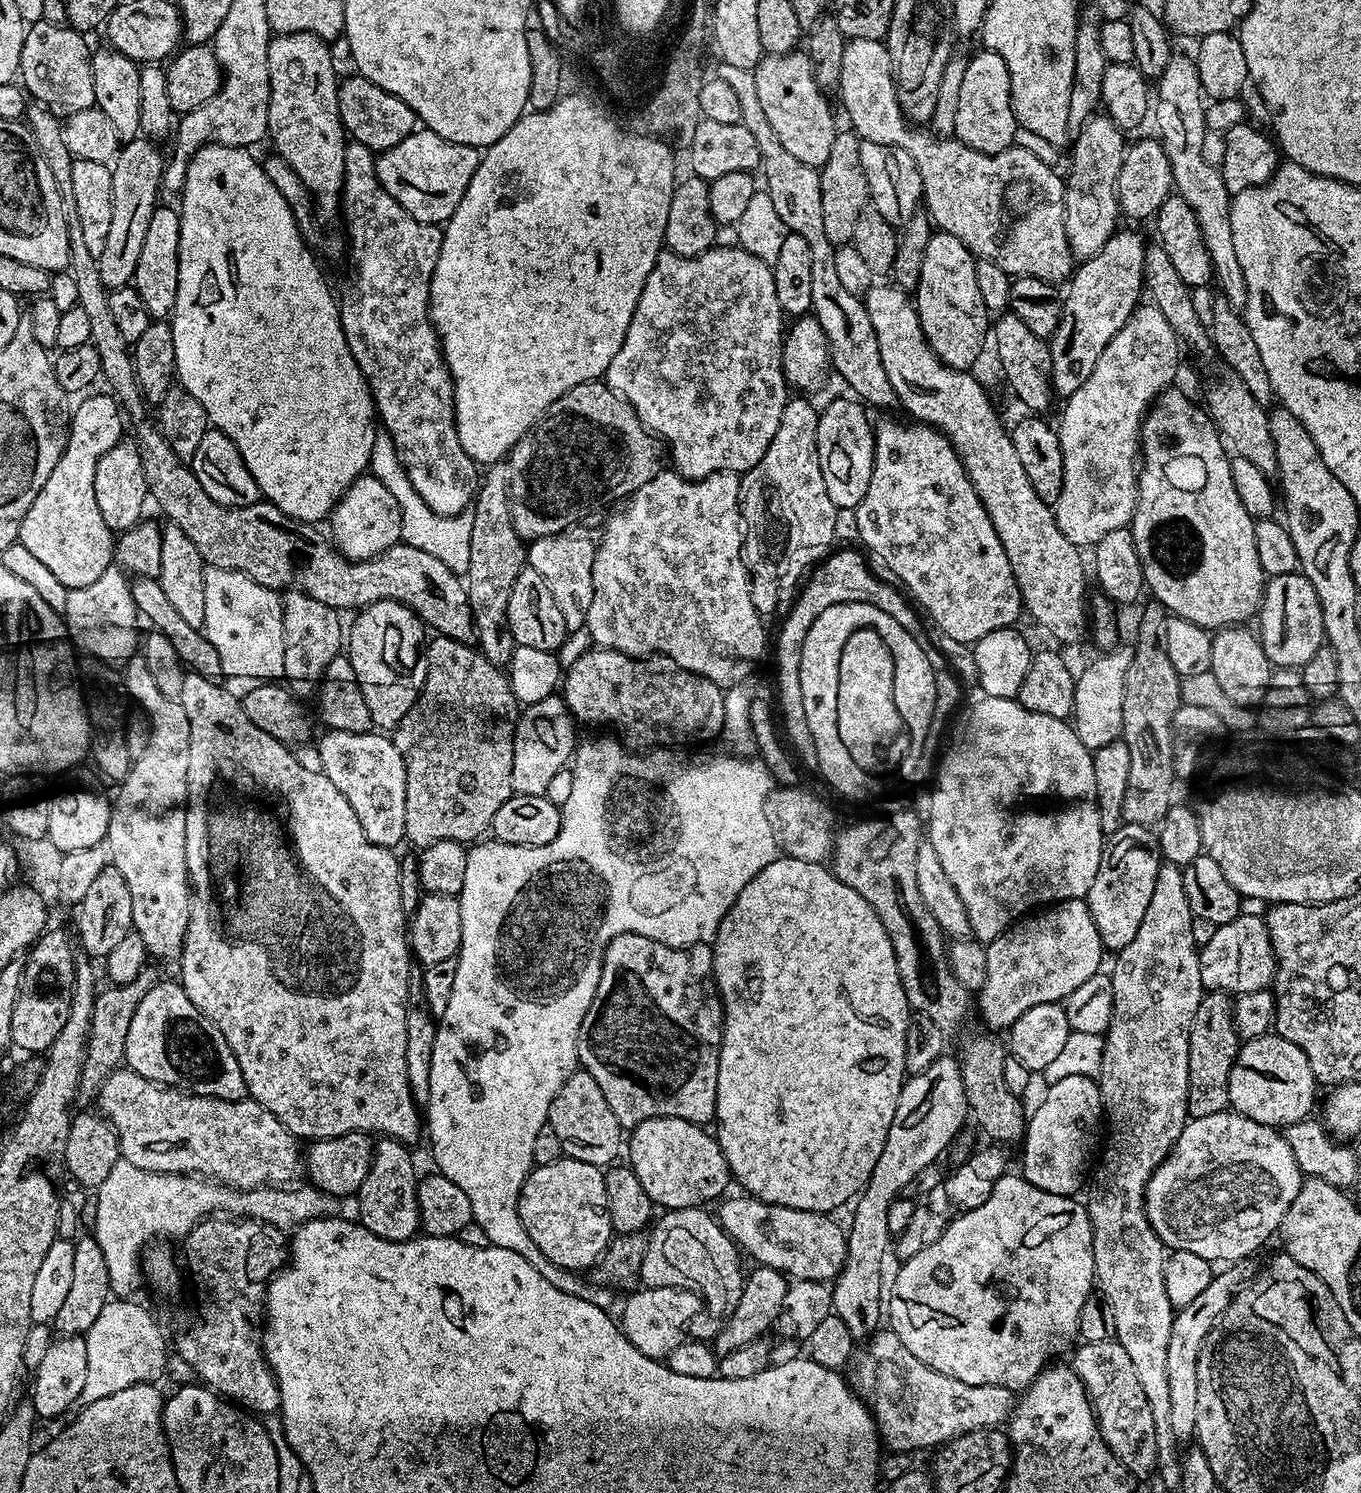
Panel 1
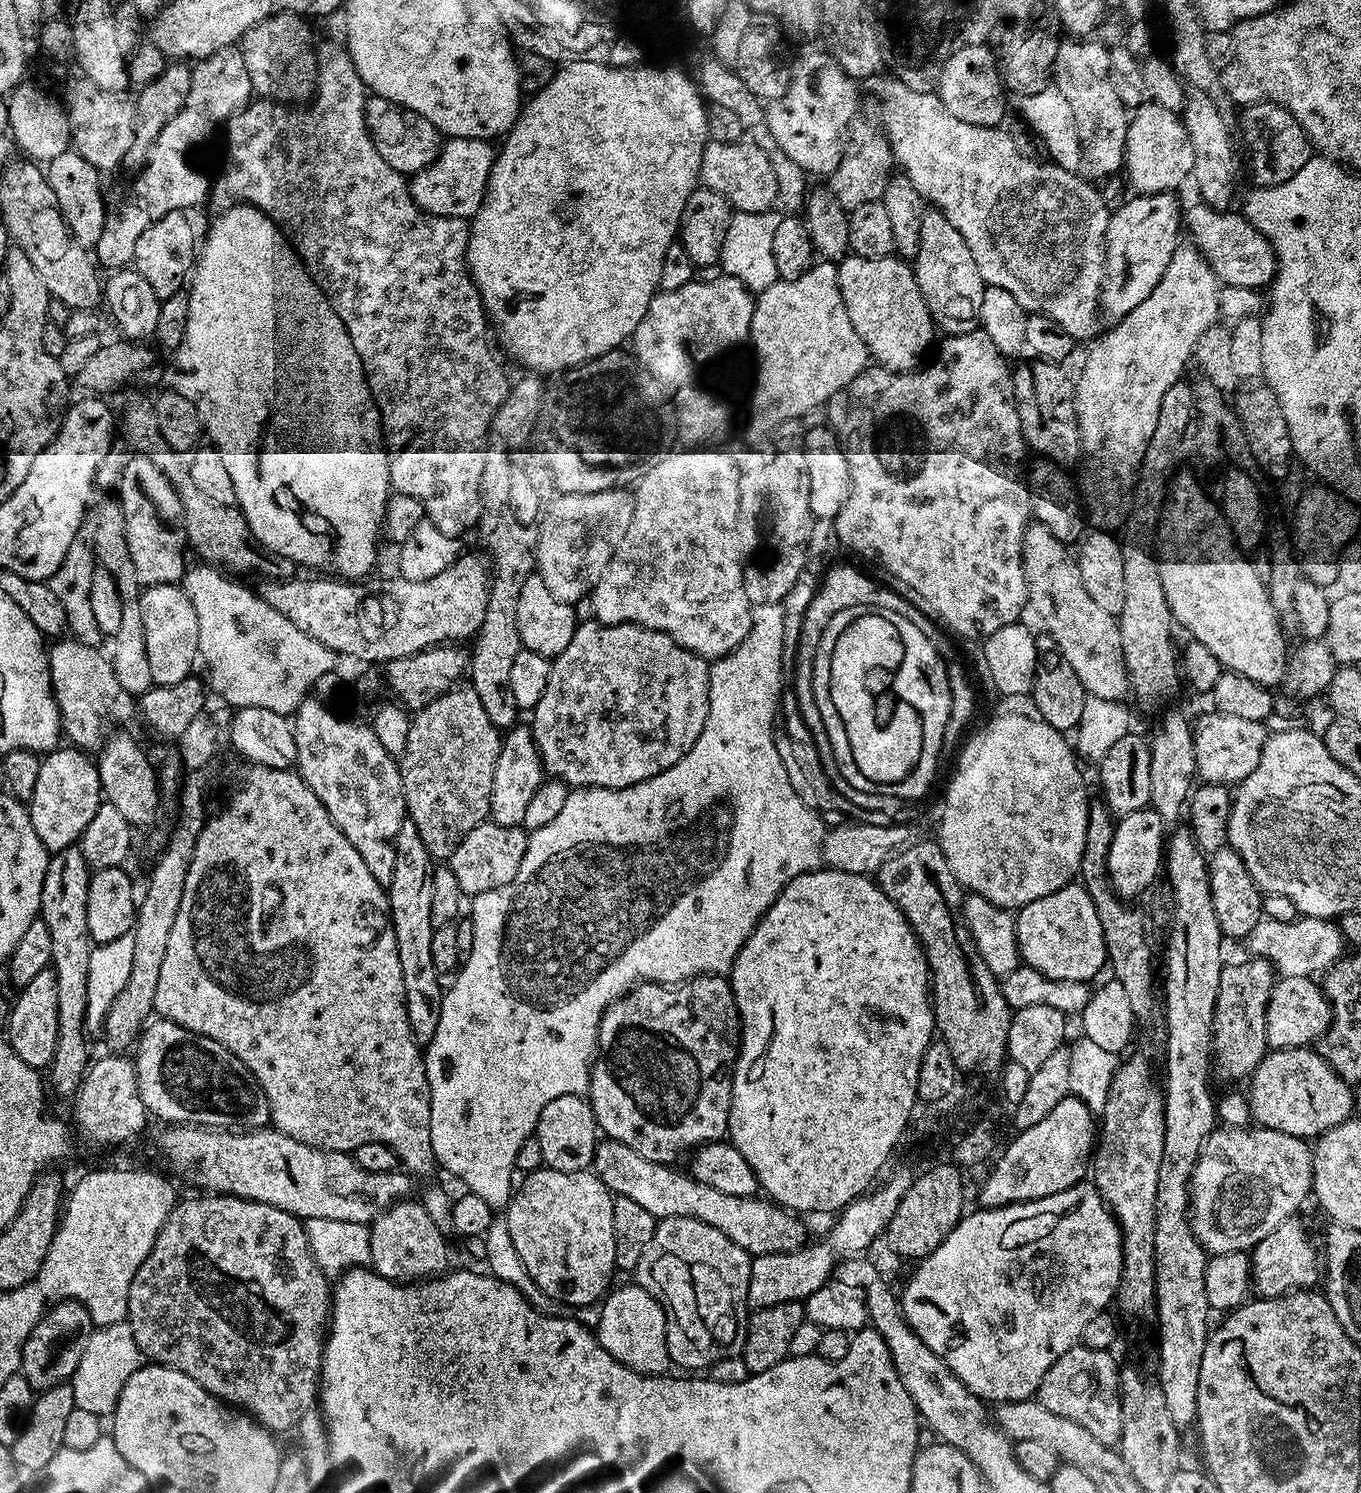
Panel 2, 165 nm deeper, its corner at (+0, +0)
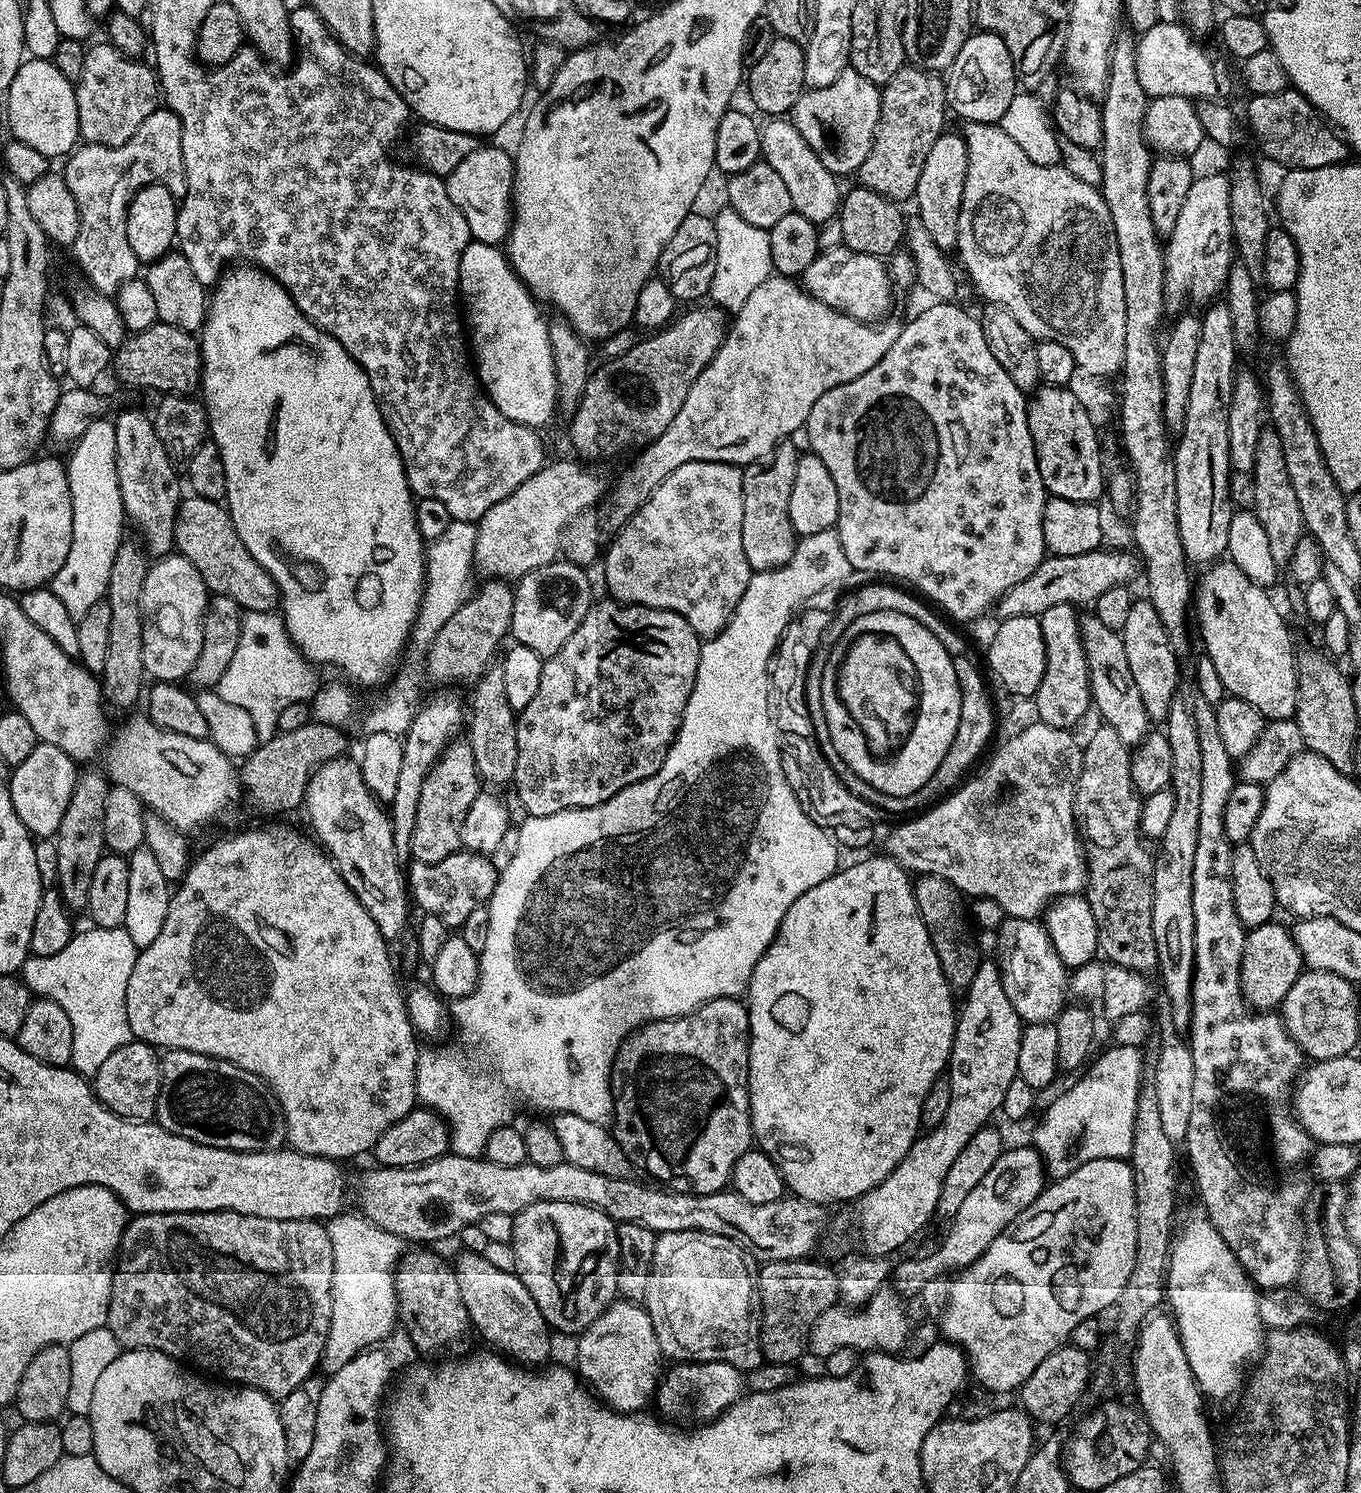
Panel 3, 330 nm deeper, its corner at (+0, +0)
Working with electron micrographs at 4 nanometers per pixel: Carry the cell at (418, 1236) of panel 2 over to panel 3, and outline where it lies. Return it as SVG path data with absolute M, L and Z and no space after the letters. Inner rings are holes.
M436 1250L412 1251L416 1252L405 1251L396 1266L396 1300L400 1303L398 1320L418 1351L440 1352L458 1343L464 1331L469 1330L468 1312L458 1290L453 1265L432 1252Z

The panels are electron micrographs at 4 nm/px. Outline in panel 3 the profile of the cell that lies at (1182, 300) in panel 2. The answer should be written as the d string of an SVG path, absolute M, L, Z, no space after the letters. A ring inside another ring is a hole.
M1217 175L1206 178L1193 179L1190 191L1186 194L1186 199L1182 205L1182 210L1178 214L1178 223L1174 226L1172 233L1166 238L1166 251L1164 254L1164 302L1169 309L1176 308L1184 299L1193 300L1199 306L1207 305L1209 302L1215 301L1216 296L1224 288L1224 283L1228 280L1228 271L1232 268L1232 260L1234 264L1234 253L1236 244L1232 240L1232 214L1230 208L1230 180L1227 175Z

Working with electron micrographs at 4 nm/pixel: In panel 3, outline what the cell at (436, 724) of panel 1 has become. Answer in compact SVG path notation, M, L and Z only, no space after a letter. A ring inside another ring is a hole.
M457 738L444 749L440 761L432 767L430 774L426 774L426 782L422 782L422 794L418 798L418 822L410 838L411 859L433 864L461 851L462 822L466 822L466 810L474 806L474 798L481 791L482 781L474 766L474 754L467 739Z

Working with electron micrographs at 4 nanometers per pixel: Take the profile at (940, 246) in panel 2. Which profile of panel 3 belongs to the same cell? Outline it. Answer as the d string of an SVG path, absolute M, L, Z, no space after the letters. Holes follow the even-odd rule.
M945 130L930 146L930 154L926 154L926 163L922 166L922 175L918 178L918 186L914 197L914 205L918 211L918 219L926 231L934 237L934 242L942 246L942 250L951 253L958 242L958 214L962 206L962 190L966 186L968 173L968 151L963 135L959 131Z

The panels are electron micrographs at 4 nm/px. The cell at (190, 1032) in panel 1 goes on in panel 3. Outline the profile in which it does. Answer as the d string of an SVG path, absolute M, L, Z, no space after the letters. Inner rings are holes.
M177 1048L160 1056L160 1093L155 1119L167 1132L206 1146L239 1152L269 1152L285 1147L280 1101L260 1077L206 1054Z

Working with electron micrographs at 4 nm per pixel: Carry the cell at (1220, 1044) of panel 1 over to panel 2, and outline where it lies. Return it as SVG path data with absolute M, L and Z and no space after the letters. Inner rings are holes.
M1243 958L1244 960L1236 960L1233 962L1225 963L1224 969L1220 972L1220 977L1218 978L1218 998L1214 1002L1214 1022L1212 1023L1212 1069L1211 1075L1216 1076L1221 1080L1222 1083L1228 1084L1224 1086L1236 1086L1236 1084L1241 1080L1241 1082L1247 1081L1251 1077L1252 1071L1258 1066L1258 1062L1262 1062L1262 1058L1267 1054L1270 1049L1268 1046L1268 1039L1266 1038L1266 1006L1270 1000L1270 994L1272 993L1272 988L1275 986L1278 979L1277 973L1274 971L1271 964L1266 960L1259 958Z

